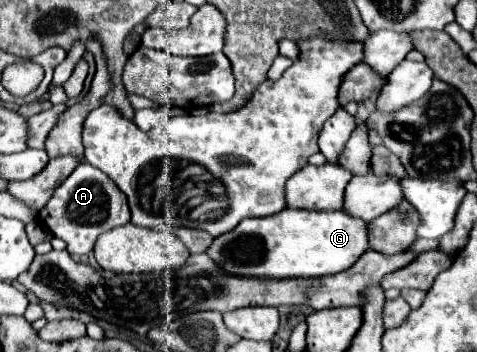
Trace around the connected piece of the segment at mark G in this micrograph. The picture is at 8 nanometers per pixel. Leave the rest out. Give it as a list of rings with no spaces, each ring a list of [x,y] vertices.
[[[286,208],[266,218],[246,218],[232,232],[218,236],[208,248],[210,258],[228,274],[268,278],[314,278],[338,274],[368,250],[368,222],[344,210],[306,212]]]

